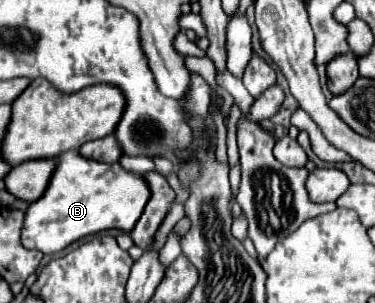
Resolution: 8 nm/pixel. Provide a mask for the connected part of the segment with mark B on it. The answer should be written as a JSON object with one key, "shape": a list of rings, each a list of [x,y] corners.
{"shape":[[[66,151],[58,157],[58,167],[46,193],[30,203],[22,229],[22,245],[54,255],[80,237],[120,229],[130,233],[150,199],[148,183],[142,175],[126,171],[120,163],[98,163],[82,157],[78,151]]]}

